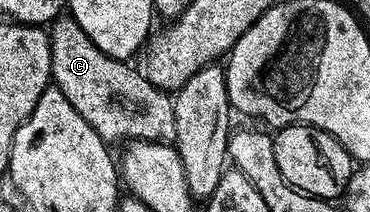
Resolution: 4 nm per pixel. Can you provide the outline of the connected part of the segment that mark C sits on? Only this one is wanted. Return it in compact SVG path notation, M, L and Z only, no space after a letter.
M57 16L50 25L48 41L52 55L52 84L66 94L66 102L86 118L88 125L105 142L115 146L119 140L175 141L173 97L165 89L153 86L141 69L139 72L131 68L131 63L102 54L102 50L86 38L86 32L78 26L75 16Z

